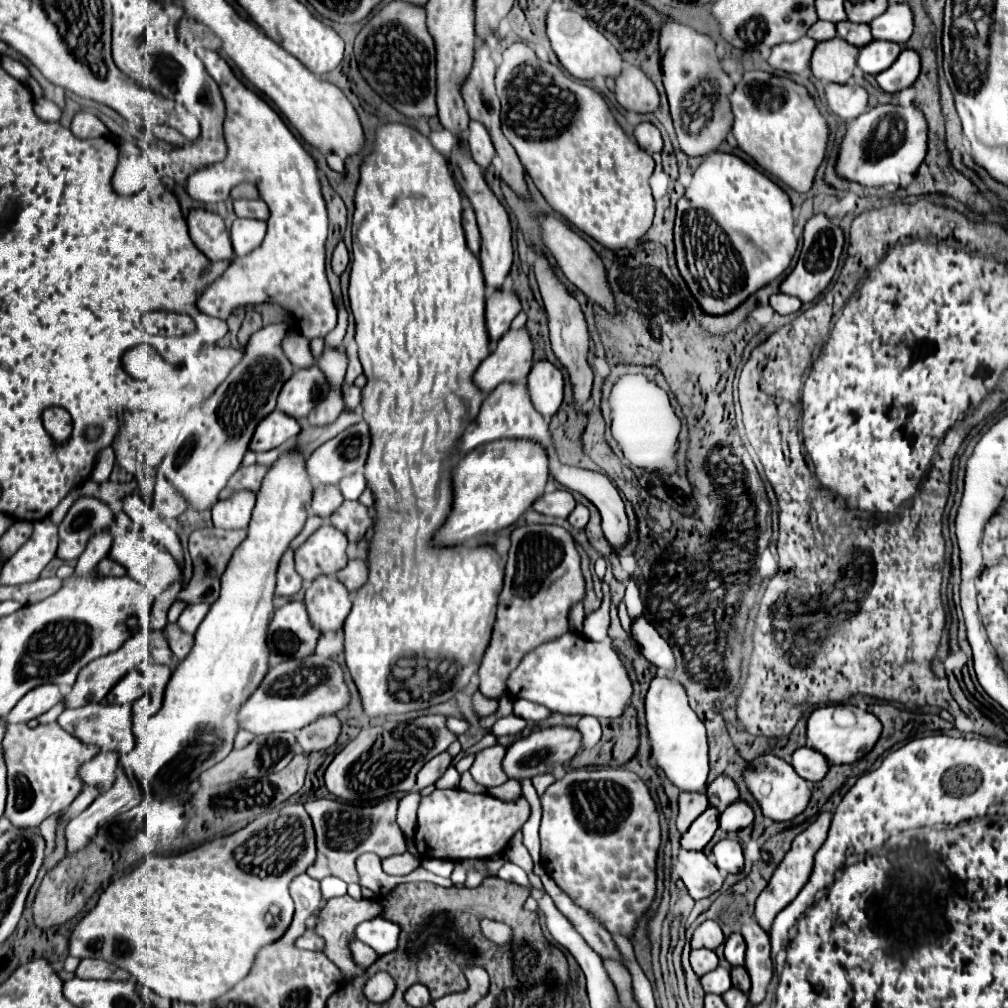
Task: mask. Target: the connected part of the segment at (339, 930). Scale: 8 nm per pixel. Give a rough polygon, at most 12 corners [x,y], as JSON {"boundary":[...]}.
{"boundary":[[332,898],[318,912],[324,954],[352,980],[364,970],[350,956],[360,920],[380,914],[372,900]]}

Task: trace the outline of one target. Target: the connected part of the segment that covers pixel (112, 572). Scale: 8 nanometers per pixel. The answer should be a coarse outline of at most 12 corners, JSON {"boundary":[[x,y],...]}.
{"boundary":[[100,560],[96,576],[124,576],[114,560]]}

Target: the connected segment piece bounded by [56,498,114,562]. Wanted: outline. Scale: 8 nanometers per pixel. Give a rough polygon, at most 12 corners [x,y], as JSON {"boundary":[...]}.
{"boundary":[[80,498],[60,524],[56,556],[78,560],[90,536],[112,524],[114,512]]}

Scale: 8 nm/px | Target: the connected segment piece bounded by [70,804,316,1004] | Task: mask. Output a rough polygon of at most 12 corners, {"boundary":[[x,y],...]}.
{"boundary":[[302,804],[112,880],[70,956],[214,1000],[294,914]]}

